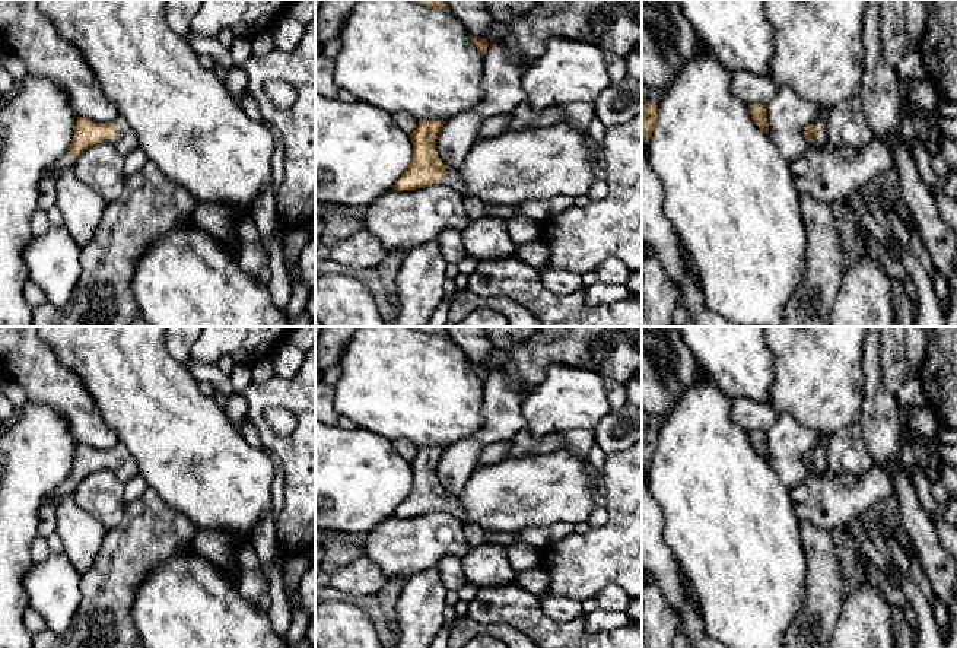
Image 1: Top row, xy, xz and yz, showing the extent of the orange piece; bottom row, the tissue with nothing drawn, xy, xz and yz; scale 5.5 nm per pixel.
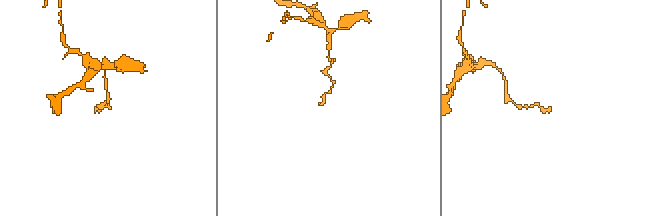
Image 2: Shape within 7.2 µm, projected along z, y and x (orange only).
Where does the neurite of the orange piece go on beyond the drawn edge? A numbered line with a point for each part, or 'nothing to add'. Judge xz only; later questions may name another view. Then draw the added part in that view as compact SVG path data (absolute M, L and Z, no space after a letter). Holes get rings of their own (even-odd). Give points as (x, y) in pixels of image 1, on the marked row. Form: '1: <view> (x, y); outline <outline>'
1: xz (451, 178); outline M448 168L438 184L446 185L446 187L455 190L457 193L460 193L464 197L467 196L465 184L464 184L460 172L455 168Z

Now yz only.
1: yz (822, 140); outline M817 118L813 124L817 127L818 136L811 140L811 144L817 146L818 149L824 149L826 146L830 144L829 137L827 137L826 120Z

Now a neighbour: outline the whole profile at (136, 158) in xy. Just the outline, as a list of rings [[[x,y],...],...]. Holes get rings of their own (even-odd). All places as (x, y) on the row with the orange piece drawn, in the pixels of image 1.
[[[140,146],[133,149],[128,155],[124,156],[124,168],[123,168],[124,177],[130,177],[137,171],[140,171],[140,168],[146,163],[146,161],[147,156]]]

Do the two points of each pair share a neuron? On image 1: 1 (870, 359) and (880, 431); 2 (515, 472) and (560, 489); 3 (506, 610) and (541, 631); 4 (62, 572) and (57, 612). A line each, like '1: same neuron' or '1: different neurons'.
1: same neuron
2: same neuron
3: same neuron
4: same neuron

